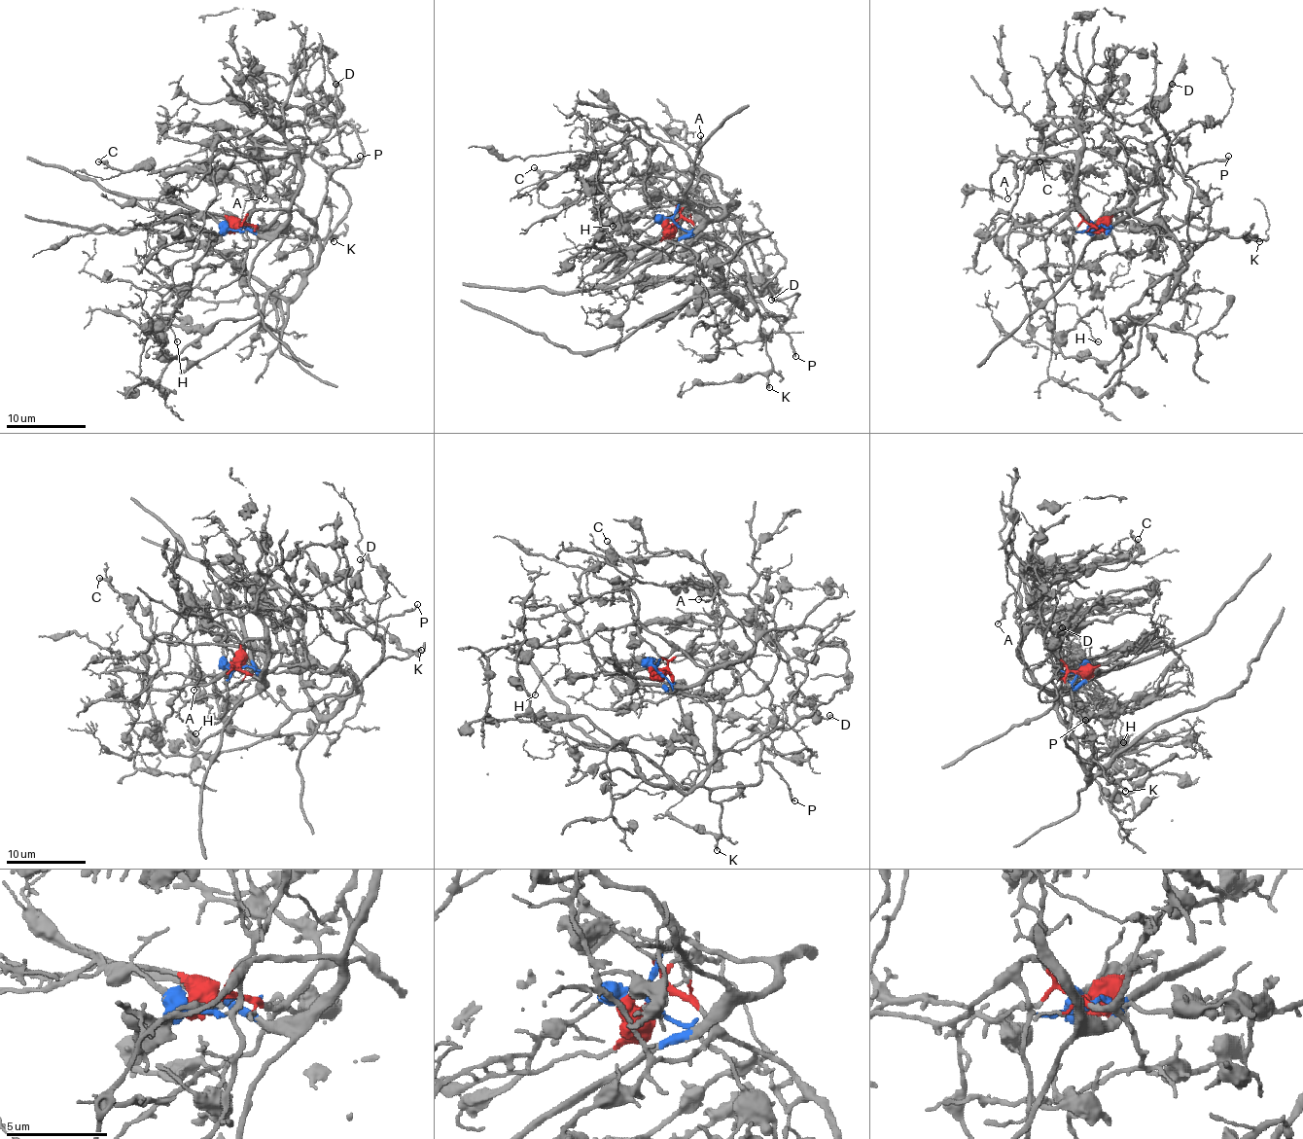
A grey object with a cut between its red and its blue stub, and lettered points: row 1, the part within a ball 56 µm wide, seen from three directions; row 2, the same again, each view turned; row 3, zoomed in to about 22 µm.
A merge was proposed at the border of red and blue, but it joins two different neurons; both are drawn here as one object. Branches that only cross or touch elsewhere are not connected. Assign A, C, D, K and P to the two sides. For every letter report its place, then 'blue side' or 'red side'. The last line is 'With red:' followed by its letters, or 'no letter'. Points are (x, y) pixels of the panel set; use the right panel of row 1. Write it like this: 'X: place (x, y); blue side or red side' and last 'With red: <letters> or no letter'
A: place (1007, 198); blue side
C: place (1039, 161); blue side
D: place (1172, 84); red side
K: place (1259, 241); red side
P: place (1228, 156); red side
With red: D, K, P

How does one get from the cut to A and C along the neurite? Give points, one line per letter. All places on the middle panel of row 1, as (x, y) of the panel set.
A: (675, 224), (688, 234), (737, 204), (721, 182), (690, 159), (686, 148), (701, 144), (701, 136)
C: (675, 224), (688, 234), (737, 204), (715, 176), (681, 148), (643, 128), (629, 130), (561, 172), (533, 168)

